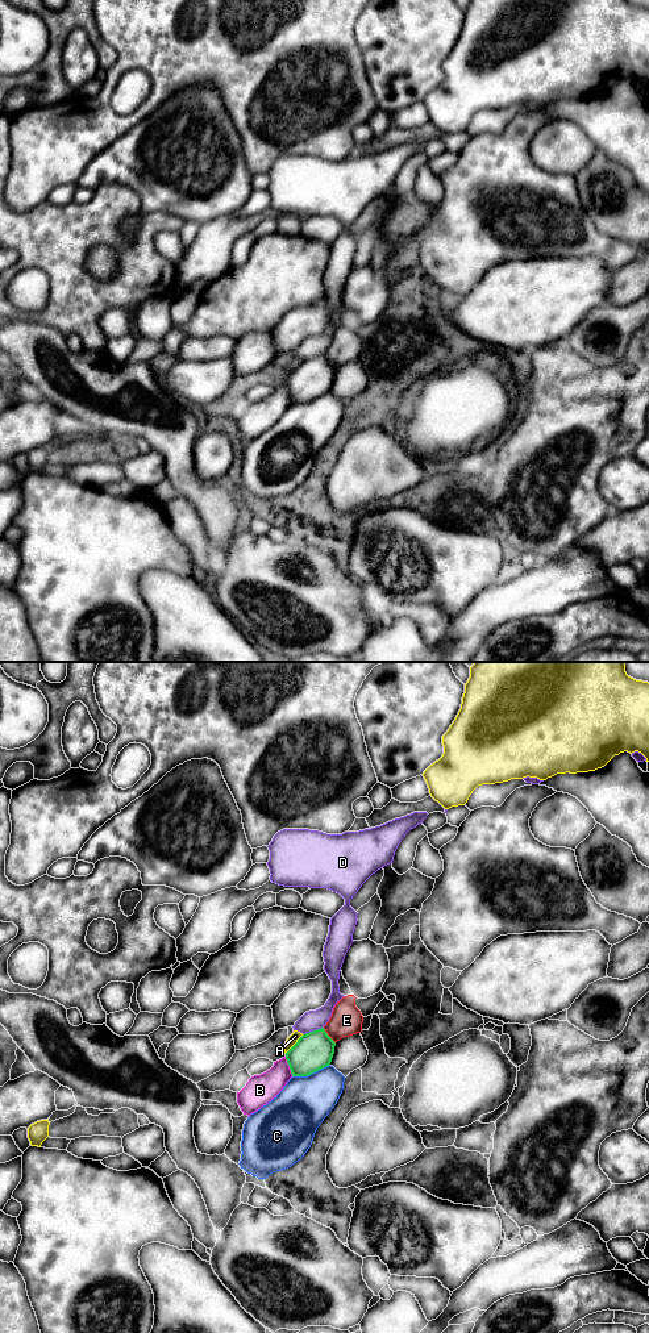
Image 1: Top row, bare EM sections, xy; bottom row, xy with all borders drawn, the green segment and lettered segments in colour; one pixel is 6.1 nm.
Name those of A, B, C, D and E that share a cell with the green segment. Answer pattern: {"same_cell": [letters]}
{"same_cell": []}

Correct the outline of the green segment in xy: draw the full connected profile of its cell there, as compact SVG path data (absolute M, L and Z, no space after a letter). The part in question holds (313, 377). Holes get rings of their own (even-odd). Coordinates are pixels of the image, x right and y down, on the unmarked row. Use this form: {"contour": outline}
{"contour": "M324 354L303 361L286 379L292 403L308 403L329 392L334 372Z"}

